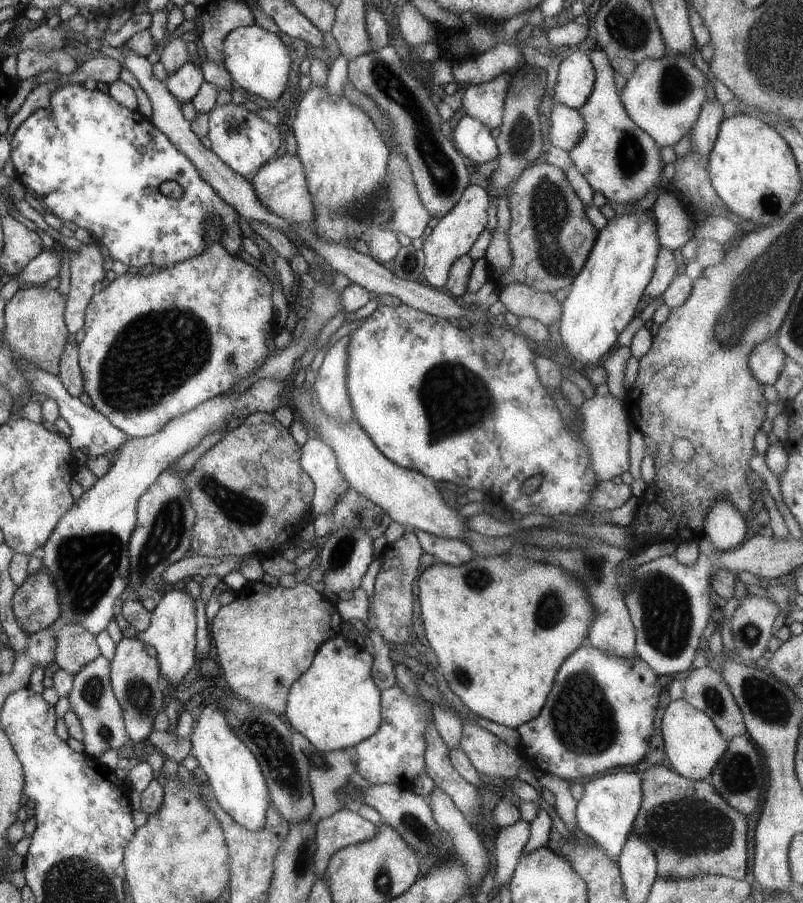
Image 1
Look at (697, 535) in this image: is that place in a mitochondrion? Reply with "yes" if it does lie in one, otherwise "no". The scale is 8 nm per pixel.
no

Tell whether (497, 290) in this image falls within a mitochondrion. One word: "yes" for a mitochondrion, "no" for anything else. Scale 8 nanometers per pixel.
no

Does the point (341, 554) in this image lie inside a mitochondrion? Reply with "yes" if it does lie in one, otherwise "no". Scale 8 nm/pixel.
yes

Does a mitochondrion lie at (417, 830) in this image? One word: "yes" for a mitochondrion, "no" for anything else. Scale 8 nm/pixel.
yes

